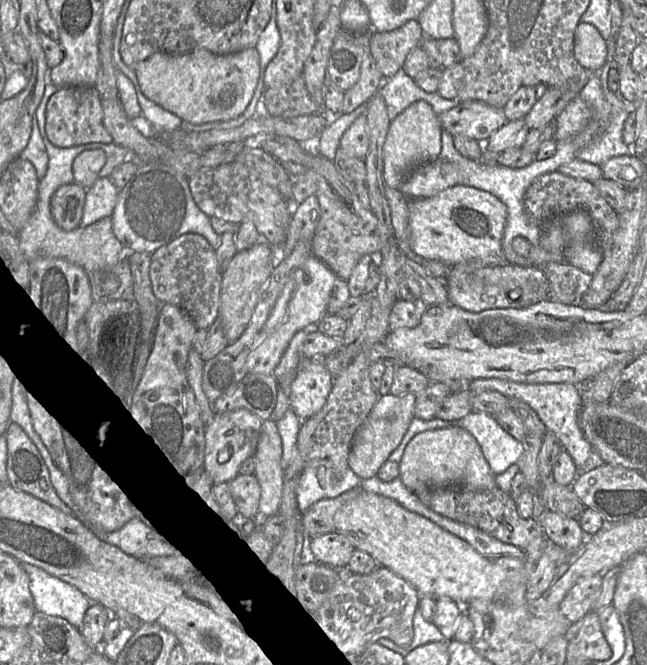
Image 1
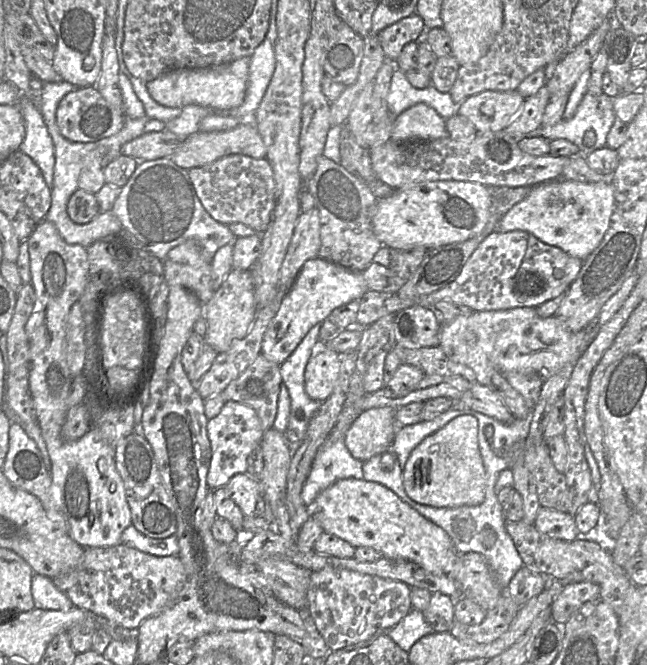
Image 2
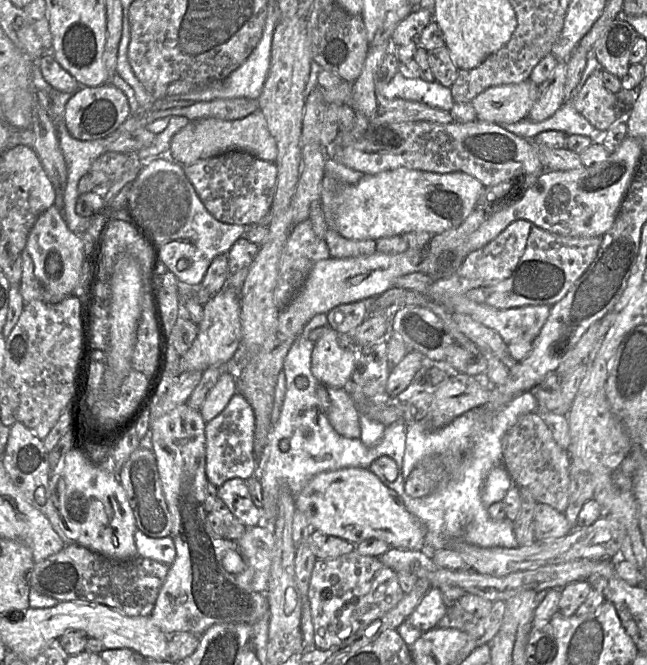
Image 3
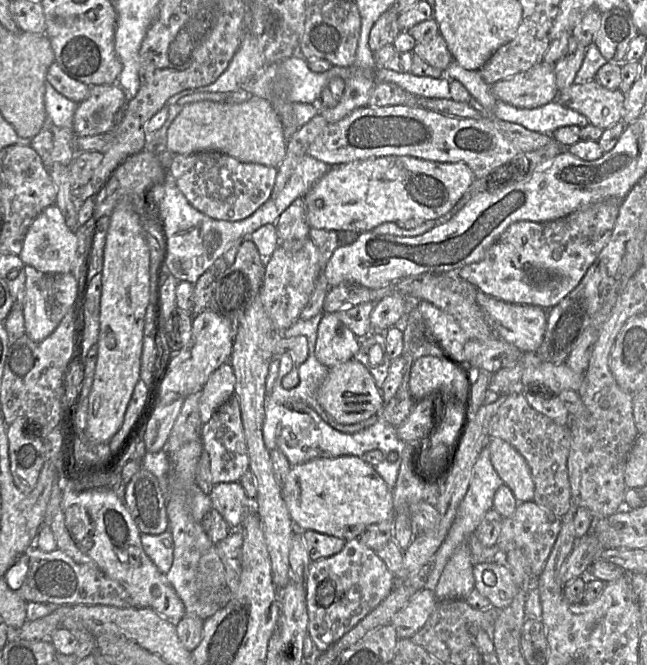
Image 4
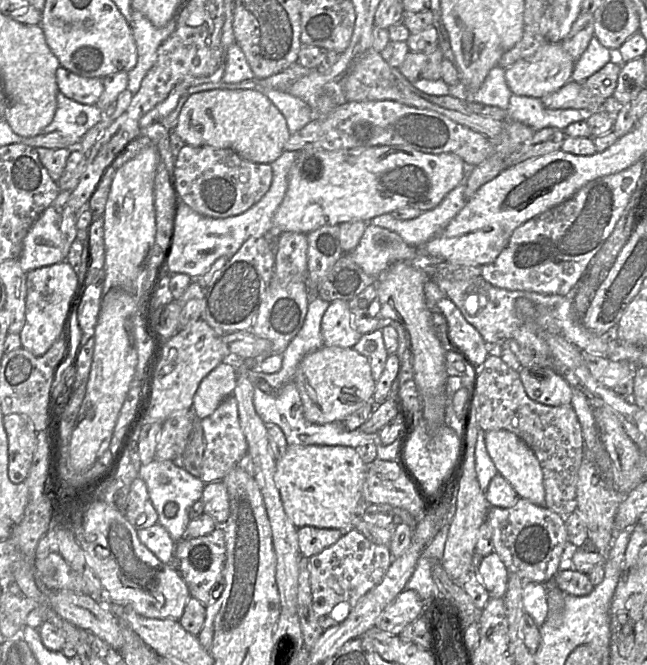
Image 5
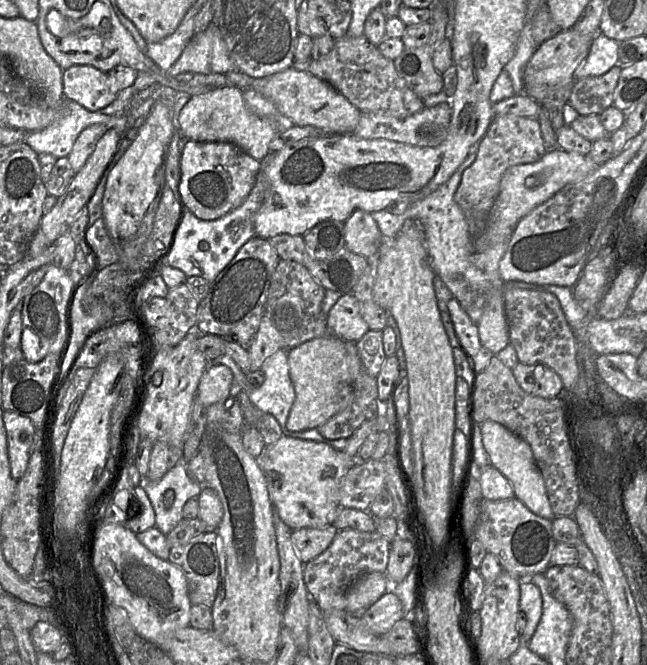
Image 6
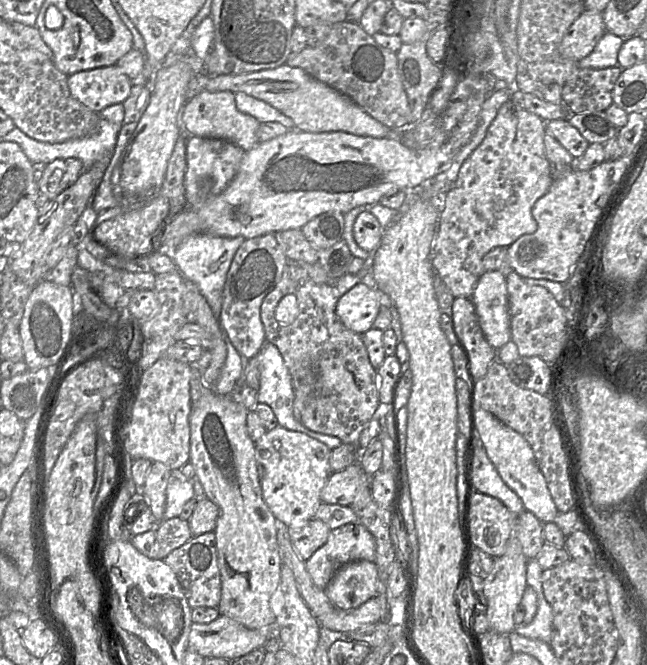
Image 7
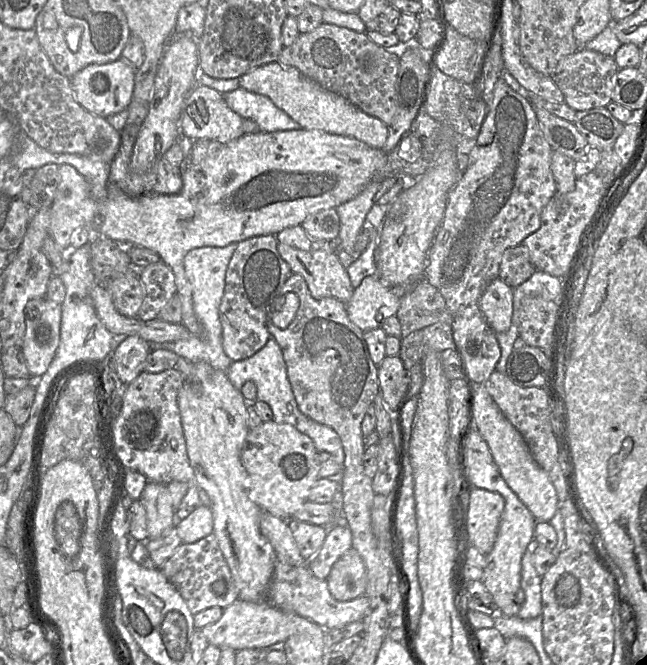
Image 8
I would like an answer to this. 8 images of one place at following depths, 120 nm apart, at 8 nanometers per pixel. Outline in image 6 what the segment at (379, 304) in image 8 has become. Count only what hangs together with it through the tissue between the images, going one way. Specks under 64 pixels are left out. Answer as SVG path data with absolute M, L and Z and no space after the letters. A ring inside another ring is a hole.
M353 293L342 295L327 315L331 336L356 343L370 329L362 318L359 303Z

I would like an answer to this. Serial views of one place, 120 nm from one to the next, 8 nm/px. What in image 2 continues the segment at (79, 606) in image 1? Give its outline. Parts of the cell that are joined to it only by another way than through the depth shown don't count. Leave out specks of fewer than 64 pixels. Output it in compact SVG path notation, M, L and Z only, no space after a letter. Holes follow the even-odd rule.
M34 573L31 593L36 609L68 611L73 607L70 599L48 577Z

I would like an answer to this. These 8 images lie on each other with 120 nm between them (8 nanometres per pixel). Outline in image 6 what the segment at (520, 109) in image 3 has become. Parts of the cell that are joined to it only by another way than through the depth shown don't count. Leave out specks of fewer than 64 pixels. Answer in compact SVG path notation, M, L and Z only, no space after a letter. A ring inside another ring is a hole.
M572 27L561 30L557 35L543 42L537 47L524 68L524 87L566 85L574 82L574 72L586 59L593 39L594 35L578 32Z

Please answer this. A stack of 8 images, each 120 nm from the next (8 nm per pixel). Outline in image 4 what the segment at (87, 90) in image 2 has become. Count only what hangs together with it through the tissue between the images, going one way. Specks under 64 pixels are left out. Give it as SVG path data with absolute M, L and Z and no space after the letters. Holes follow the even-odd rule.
M117 83L90 86L87 99L74 114L75 136L92 136L112 131L117 112L126 105L126 94Z

